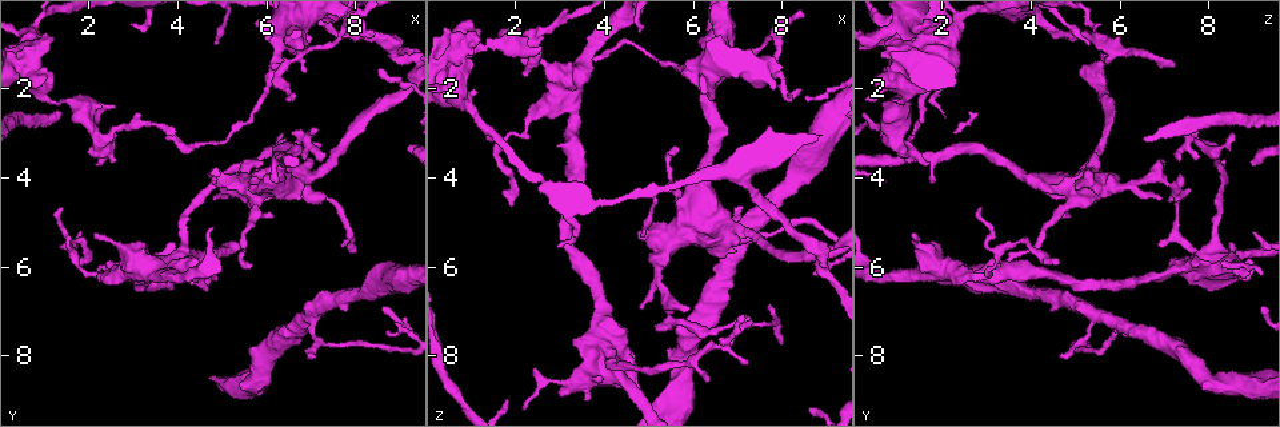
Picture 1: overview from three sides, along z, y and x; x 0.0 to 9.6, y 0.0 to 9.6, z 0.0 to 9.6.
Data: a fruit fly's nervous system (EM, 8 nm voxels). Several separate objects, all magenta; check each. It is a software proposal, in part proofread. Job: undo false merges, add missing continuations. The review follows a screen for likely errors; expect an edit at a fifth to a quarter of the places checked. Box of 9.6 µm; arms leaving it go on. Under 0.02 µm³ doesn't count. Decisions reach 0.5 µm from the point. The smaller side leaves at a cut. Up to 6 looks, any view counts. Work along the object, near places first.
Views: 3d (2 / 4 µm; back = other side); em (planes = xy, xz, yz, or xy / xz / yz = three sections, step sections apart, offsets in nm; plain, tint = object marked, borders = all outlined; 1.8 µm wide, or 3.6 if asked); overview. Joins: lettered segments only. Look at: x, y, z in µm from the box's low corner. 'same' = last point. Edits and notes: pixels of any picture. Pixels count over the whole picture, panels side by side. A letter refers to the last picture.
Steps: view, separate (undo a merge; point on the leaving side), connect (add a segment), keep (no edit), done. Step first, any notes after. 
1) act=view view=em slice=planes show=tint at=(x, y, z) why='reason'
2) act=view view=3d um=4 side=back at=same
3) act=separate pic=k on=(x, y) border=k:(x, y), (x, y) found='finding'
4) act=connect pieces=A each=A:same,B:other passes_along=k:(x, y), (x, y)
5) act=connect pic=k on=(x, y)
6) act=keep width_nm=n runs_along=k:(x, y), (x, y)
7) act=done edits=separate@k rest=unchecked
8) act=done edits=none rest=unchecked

act=view view=3d um=4 at=(0.60, 1.40, 1.30) why='thick turns thin'

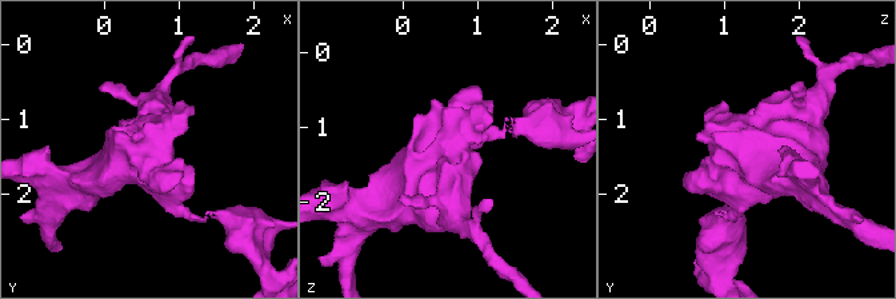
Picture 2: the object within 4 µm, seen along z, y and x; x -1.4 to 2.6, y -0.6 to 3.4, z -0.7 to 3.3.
act=view view=em um=3.6 slice=planes show=borders at=(0.60, 1.45, 1.20)

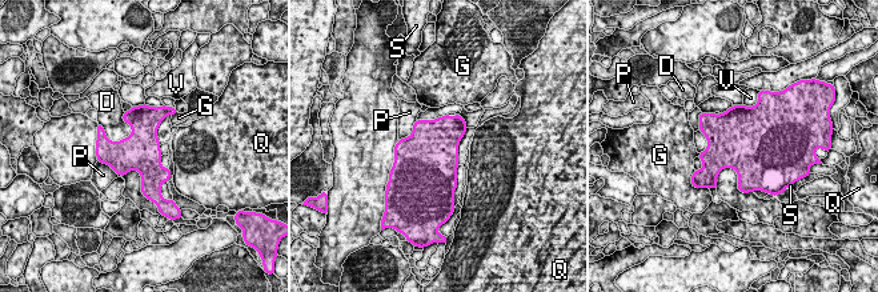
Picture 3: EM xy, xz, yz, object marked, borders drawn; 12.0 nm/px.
act=keep each=D:other,G:other,P:other,Q:other,S:other,V:other border=3:(100, 124), (111, 140), (132, 132) found='one neuron here'

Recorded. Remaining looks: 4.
act=view view=3d um=4 at=(8.85, 1.15, 5.75) why='three-way junction'

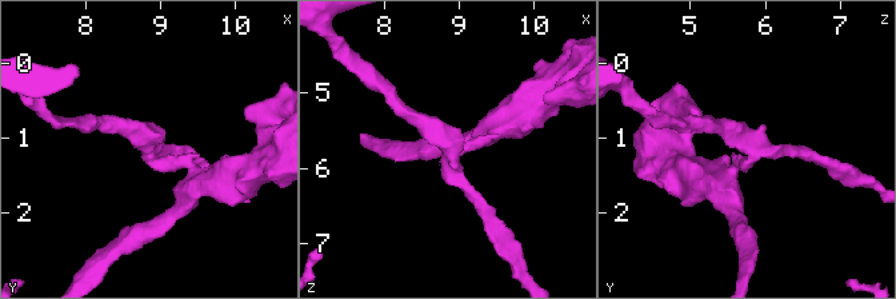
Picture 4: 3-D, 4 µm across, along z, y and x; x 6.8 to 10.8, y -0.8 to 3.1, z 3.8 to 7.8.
act=view view=em um=3.6 slice=planes show=tint at=(8.85, 1.05, 5.70) arms=3 arm_widths_nm=160,190,200 why='need the tissue'

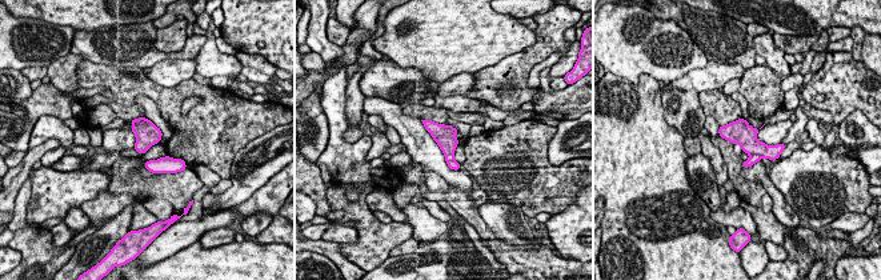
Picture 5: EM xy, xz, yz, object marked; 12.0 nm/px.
act=view view=em um=3.6 slice=planes show=borders at=same

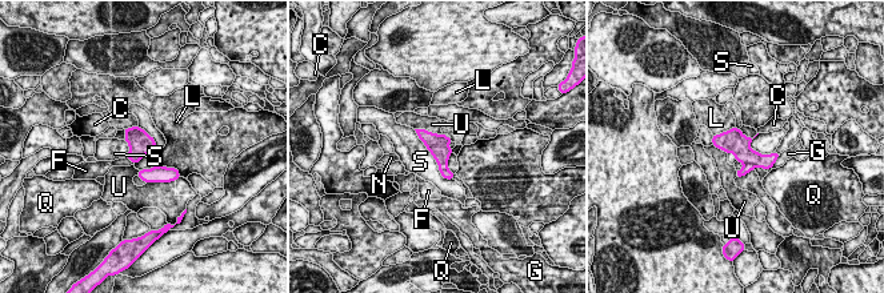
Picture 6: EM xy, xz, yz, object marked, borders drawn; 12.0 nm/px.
act=separate pic=6 on=(747, 168) width_nm=260 each=C:other,F:other,G:other,L:other,N:other,Q:other,S:other,U:other found='two neurons meet here'

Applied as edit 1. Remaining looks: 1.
act=done edits=separate@6 rest=unchecked

